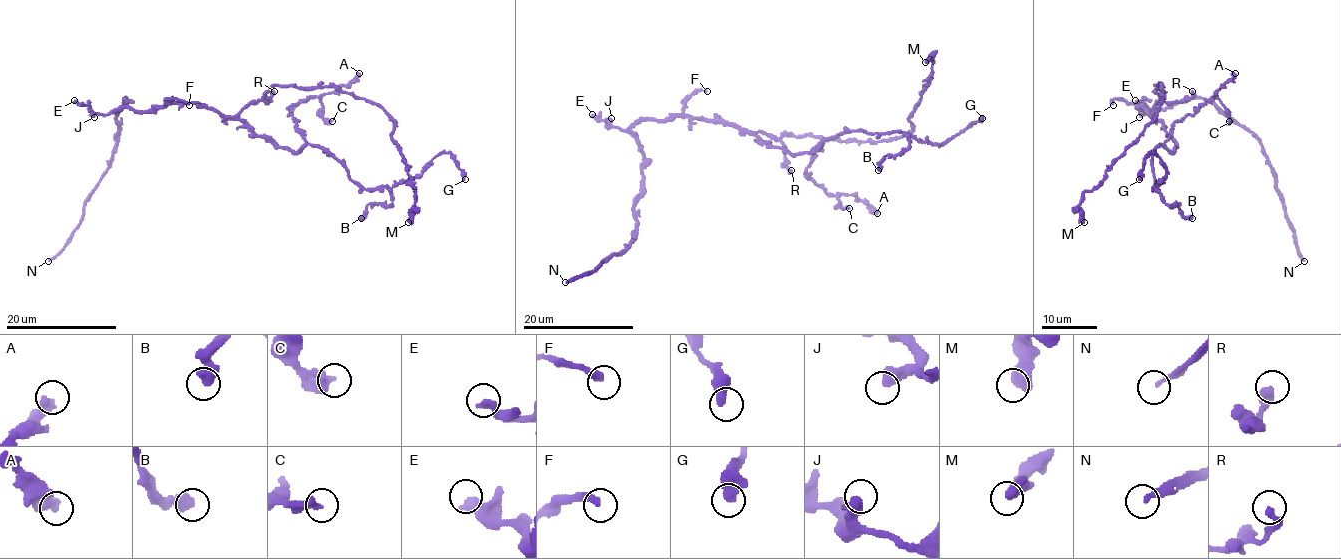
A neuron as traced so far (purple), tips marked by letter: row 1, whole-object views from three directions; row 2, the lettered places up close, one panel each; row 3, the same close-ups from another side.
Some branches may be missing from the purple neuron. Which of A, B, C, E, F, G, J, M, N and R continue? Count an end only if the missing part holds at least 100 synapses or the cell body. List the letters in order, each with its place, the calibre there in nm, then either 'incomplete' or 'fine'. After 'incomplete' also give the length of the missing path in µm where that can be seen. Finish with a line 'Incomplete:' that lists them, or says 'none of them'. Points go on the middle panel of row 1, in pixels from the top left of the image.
A: (877, 213) | 460 nm | fine
B: (878, 170) | 600 nm | fine
C: (849, 208) | 480 nm | fine
E: (592, 114) | 400 nm | fine
F: (707, 91) | 320 nm | fine
G: (982, 118) | 500 nm | fine
J: (611, 118) | 500 nm | fine
M: (925, 62) | 550 nm | fine
N: (565, 282) | 240 nm | incomplete | 250 µm
R: (791, 170) | 380 nm | fine
Incomplete: N

